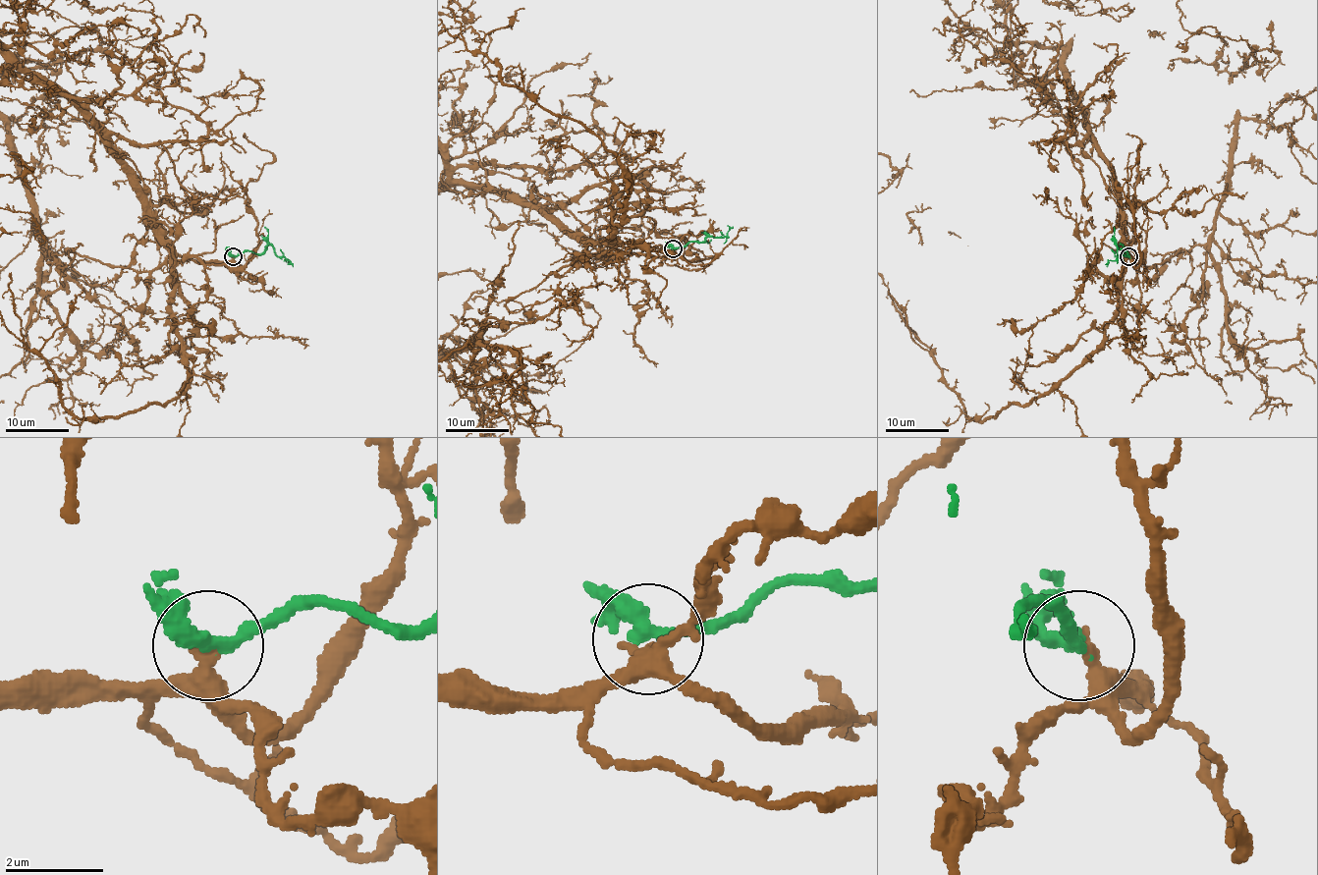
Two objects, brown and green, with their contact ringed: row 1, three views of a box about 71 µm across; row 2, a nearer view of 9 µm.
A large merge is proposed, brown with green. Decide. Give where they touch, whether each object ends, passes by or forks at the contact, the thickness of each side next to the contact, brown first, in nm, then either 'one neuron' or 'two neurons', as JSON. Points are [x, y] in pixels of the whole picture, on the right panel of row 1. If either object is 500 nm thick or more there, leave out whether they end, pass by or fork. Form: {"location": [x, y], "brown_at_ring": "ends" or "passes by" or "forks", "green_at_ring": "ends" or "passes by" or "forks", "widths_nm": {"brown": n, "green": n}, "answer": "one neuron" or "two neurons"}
{"location": [1128, 256], "brown_at_ring": "ends", "green_at_ring": "passes by", "widths_nm": {"brown": 380, "green": 300}, "answer": "one neuron"}

